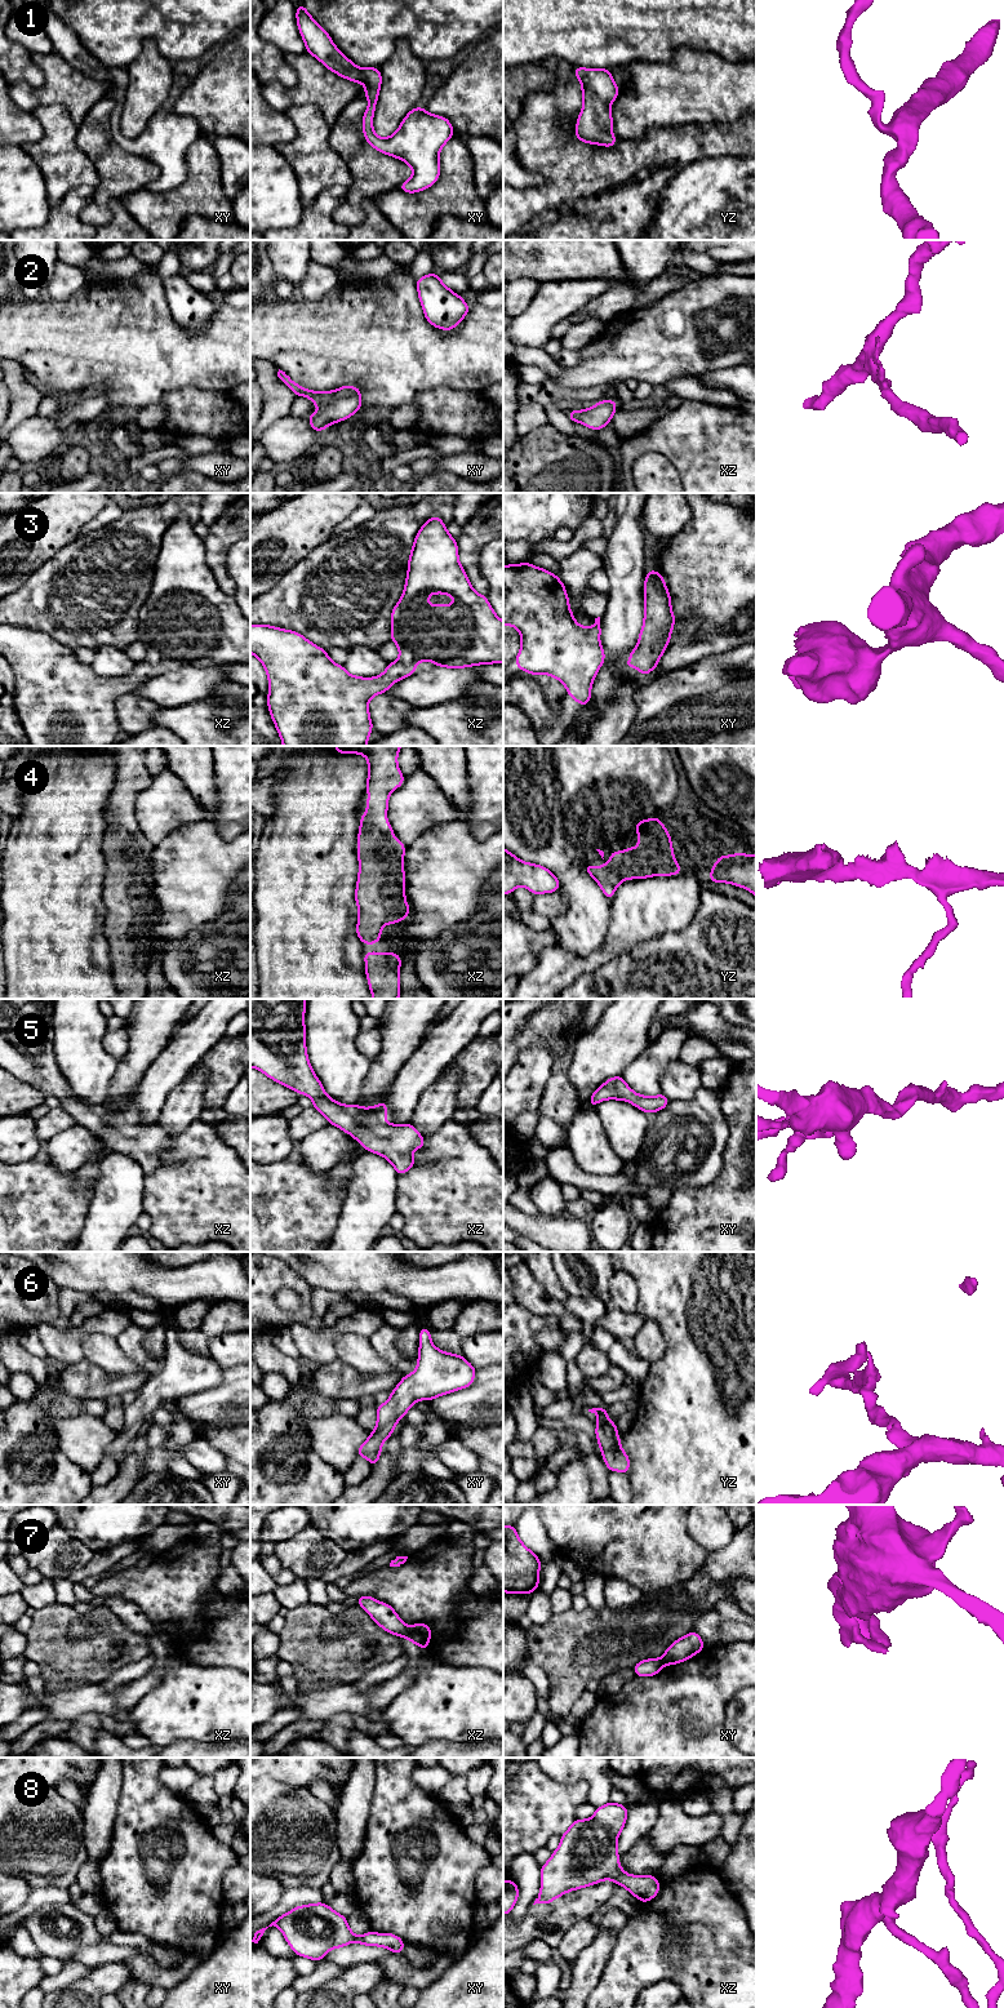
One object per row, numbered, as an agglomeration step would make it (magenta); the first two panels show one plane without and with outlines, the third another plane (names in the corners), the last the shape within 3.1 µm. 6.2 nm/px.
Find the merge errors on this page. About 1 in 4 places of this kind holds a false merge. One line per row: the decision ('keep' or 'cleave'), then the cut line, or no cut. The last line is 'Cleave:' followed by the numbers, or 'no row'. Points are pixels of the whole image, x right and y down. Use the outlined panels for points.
1: keep; no cut
2: keep; no cut
3: keep; no cut
4: keep; no cut
5: keep; no cut
6: keep; no cut
7: cleave; cut in xz along (408, 1627), (409, 1638)
8: keep; no cut
Cleave: 7

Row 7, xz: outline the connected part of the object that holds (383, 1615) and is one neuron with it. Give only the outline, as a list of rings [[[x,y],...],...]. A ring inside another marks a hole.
[[[356,1596],[359,1605],[381,1626],[385,1631],[400,1638],[409,1639],[410,1630],[396,1614],[395,1609],[373,1596]]]

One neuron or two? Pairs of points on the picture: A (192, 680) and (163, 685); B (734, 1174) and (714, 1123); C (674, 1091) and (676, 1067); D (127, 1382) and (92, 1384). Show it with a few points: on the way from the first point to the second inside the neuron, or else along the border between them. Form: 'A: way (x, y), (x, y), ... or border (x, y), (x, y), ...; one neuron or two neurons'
A: way (185, 685), (170, 685); one neuron
B: border (724, 1119), (728, 1141), (714, 1178); two neurons
C: way (676, 1085), (676, 1073); one neuron
D: way (118, 1384), (101, 1384); one neuron

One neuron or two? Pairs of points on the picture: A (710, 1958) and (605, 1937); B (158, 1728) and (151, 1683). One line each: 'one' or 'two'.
A: two
B: two

